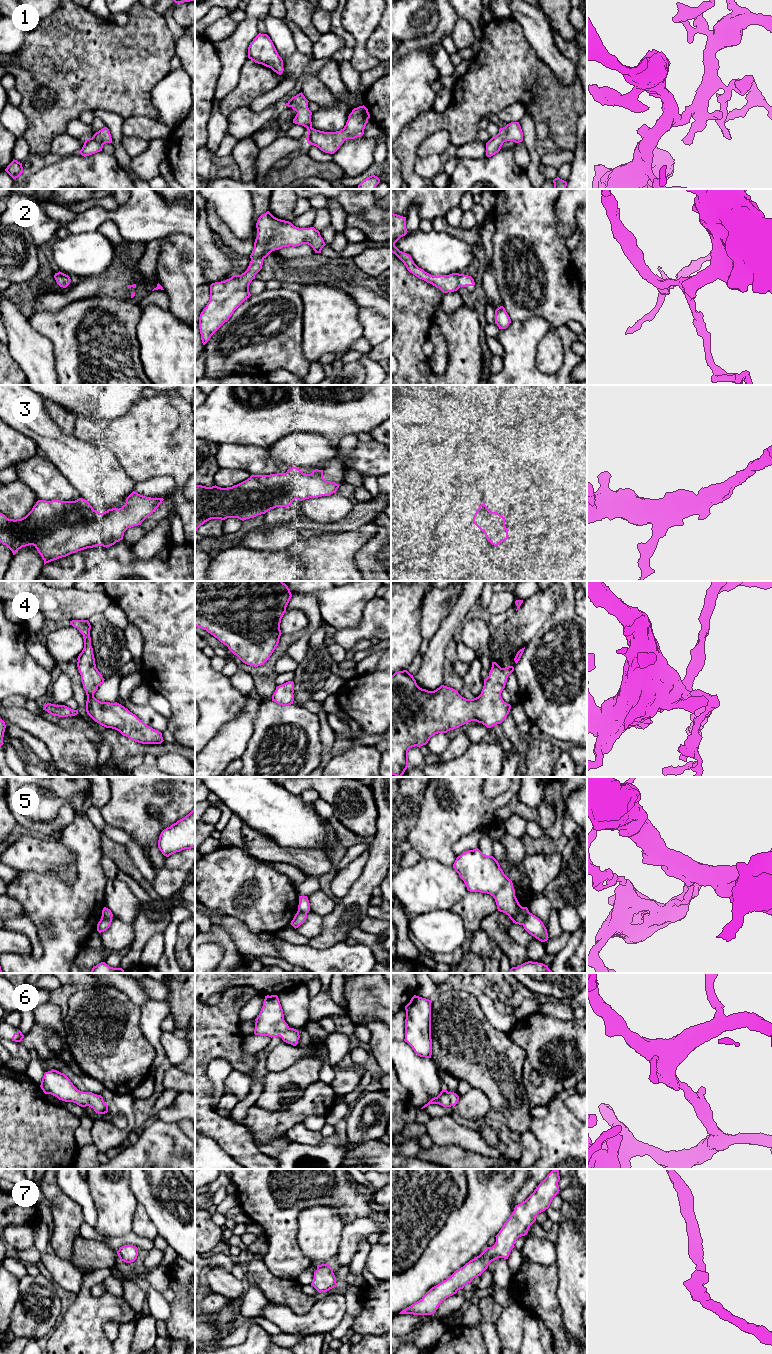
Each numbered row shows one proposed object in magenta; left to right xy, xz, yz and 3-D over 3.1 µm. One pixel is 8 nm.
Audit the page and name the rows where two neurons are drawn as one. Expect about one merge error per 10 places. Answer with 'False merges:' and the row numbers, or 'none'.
False merges: 5

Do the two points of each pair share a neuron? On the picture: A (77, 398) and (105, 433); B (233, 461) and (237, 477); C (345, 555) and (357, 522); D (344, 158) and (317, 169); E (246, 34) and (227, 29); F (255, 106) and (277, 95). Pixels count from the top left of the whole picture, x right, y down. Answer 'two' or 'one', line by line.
A: two
B: two
C: two
D: two
E: two
F: one

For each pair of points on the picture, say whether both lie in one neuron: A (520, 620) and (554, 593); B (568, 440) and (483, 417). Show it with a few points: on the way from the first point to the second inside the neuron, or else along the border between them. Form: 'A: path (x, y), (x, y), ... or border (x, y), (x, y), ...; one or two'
A: path (528, 618), (546, 600); one
B: path (547, 440), (509, 440), (504, 438); one

